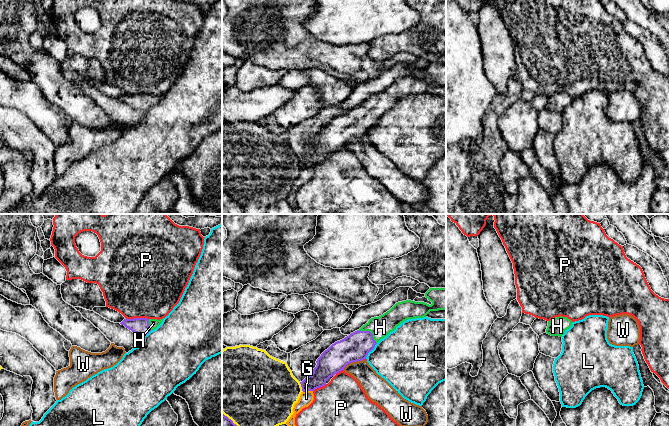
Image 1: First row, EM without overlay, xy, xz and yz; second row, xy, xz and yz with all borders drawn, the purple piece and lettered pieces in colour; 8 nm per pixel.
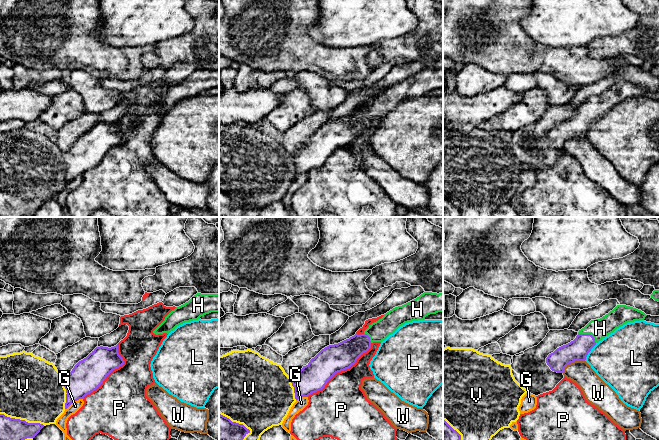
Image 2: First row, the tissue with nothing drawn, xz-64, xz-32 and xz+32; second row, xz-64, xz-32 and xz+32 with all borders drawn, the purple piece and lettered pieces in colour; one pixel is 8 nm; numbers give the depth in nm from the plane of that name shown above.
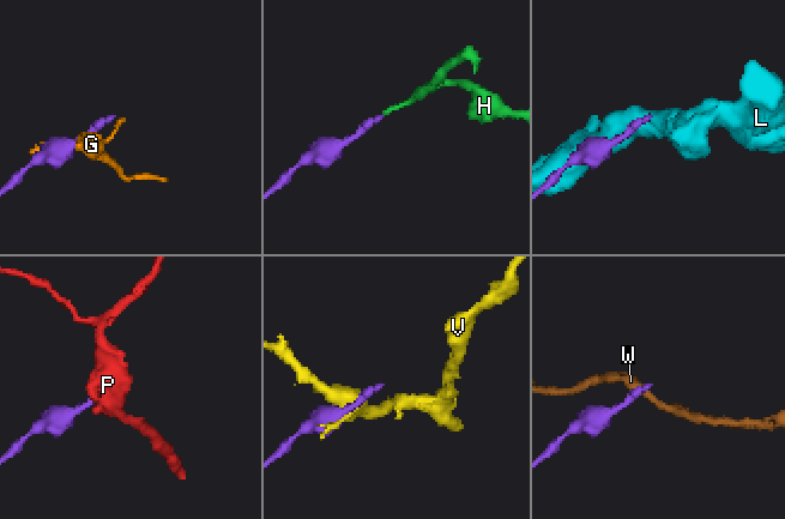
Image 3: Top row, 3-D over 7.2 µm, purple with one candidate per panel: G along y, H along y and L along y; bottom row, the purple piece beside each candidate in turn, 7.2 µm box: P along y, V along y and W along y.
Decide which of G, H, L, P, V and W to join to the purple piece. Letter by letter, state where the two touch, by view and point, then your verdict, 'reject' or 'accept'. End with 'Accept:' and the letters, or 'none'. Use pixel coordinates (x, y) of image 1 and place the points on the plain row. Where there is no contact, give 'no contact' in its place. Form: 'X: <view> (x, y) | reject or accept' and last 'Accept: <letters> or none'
G: xz (307, 166) | reject
H: xz (370, 108) | accept
L: xz (370, 126) | reject
P: xy (137, 94) | reject
V: xz (301, 162) | reject
W: xz (353, 137) | reject
Accept: H

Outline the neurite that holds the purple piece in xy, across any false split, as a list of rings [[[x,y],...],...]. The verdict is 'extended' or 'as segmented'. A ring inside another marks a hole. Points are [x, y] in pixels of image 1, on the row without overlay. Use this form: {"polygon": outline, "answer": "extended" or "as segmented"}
{"polygon": [[[134,94],[134,95],[124,95],[120,100],[124,101],[126,104],[131,106],[133,109],[145,112],[151,106],[156,105],[163,95],[147,95],[147,94]]], "answer": "extended"}

